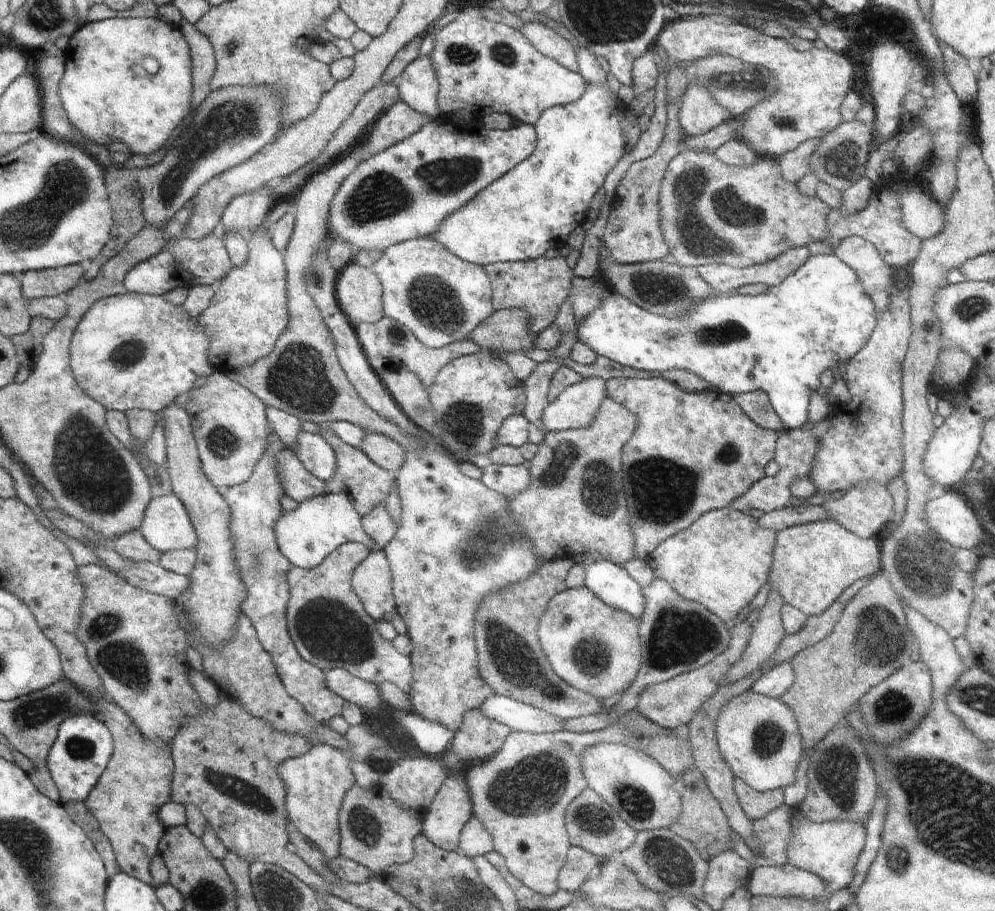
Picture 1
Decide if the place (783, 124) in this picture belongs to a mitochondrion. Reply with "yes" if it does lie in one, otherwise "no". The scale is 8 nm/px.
yes

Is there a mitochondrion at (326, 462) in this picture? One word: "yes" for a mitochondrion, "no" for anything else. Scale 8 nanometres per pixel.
no

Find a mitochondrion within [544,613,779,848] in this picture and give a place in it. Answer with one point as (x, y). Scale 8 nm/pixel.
(590, 654)

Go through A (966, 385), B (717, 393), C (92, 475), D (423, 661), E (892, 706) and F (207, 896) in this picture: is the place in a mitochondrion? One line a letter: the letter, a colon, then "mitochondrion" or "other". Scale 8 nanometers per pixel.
A: other
B: other
C: mitochondrion
D: other
E: mitochondrion
F: mitochondrion

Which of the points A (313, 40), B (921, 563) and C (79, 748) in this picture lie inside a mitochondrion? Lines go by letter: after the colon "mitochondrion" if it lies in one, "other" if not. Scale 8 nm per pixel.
A: other
B: mitochondrion
C: mitochondrion

